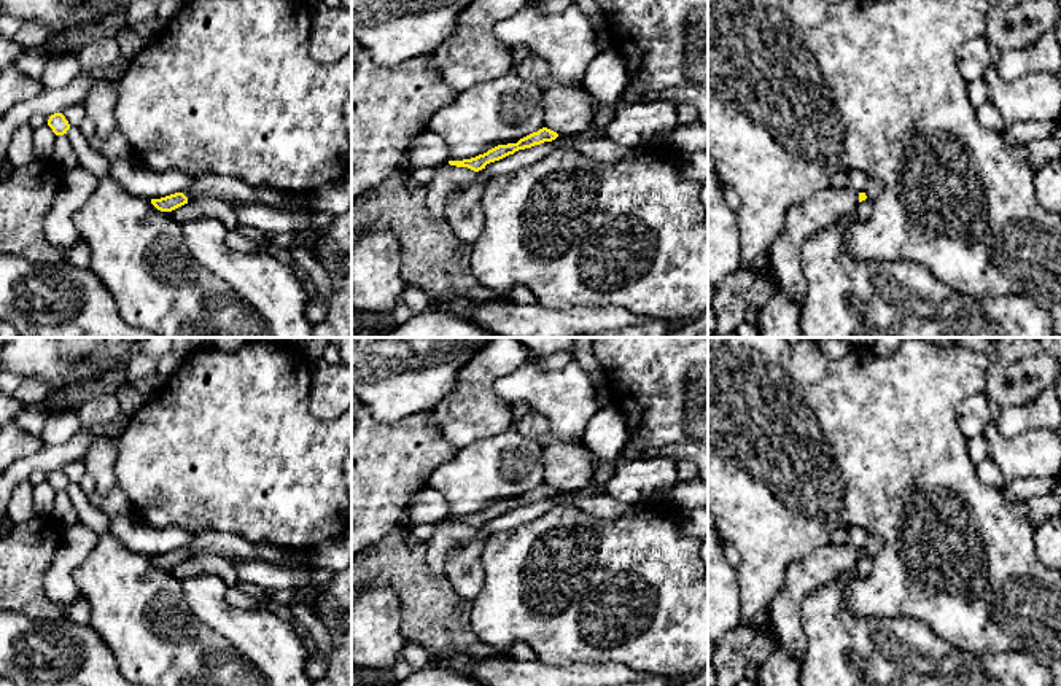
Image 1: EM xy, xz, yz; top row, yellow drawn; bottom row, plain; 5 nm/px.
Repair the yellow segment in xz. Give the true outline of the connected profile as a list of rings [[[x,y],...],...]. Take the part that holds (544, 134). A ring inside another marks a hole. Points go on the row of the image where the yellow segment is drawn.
[[[542,127],[538,132],[533,132],[530,135],[520,138],[517,143],[498,145],[476,158],[463,159],[463,161],[449,161],[449,164],[457,166],[457,167],[468,167],[474,172],[479,172],[479,170],[485,169],[485,166],[490,162],[499,161],[509,154],[514,154],[519,150],[531,148],[531,146],[541,145],[544,142],[552,142],[557,137],[558,137],[557,132],[554,132],[547,127]]]

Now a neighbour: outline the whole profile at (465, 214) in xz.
[[[482,169],[479,178],[463,191],[455,193],[445,210],[445,220],[453,229],[453,234],[468,244],[474,244],[485,226],[485,213],[482,209],[482,193],[490,180],[490,173]]]

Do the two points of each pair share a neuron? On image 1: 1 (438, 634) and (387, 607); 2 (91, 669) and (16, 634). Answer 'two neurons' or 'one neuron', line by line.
1: two neurons
2: one neuron

